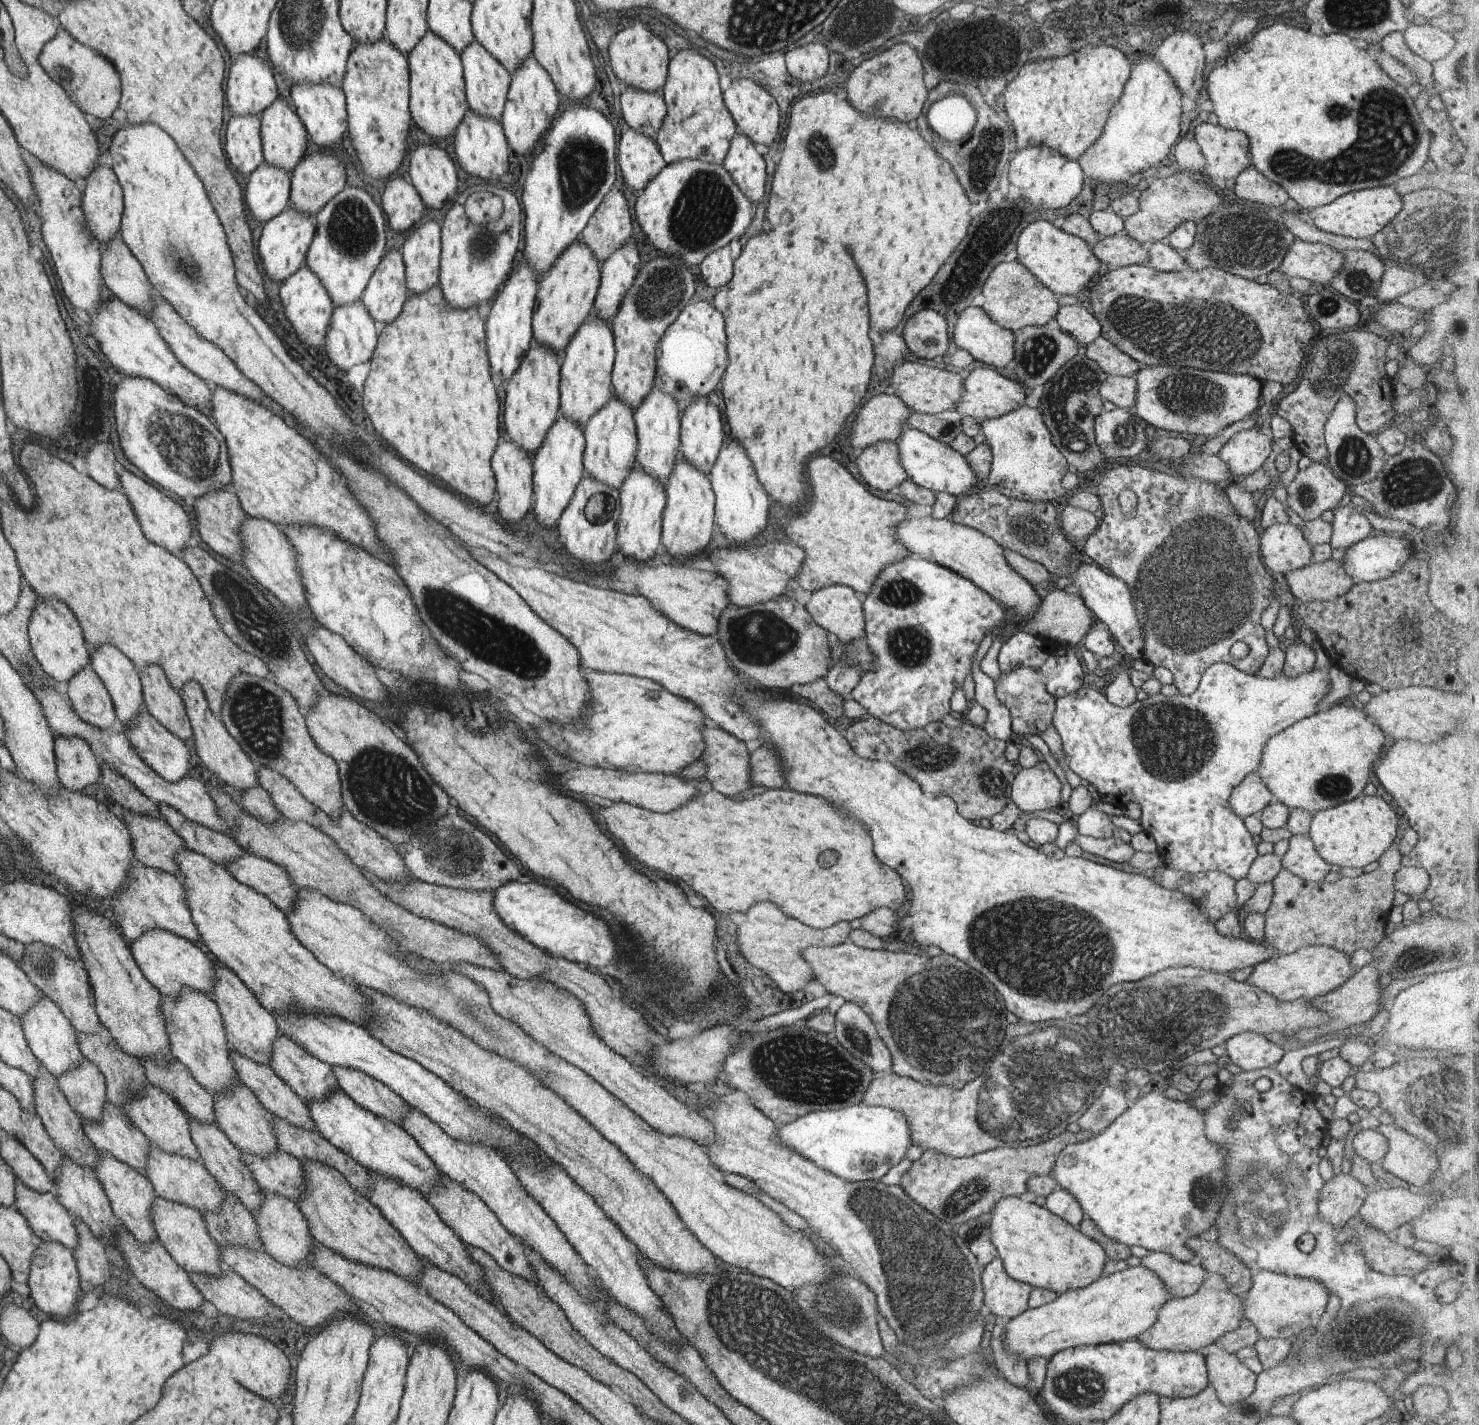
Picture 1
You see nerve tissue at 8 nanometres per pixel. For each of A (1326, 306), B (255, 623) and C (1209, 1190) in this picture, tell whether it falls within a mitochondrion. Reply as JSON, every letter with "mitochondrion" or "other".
{"A":"mitochondrion","B":"mitochondrion","C":"mitochondrion"}

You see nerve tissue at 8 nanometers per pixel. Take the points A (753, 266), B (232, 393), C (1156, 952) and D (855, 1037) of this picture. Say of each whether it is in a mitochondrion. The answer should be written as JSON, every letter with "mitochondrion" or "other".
{"A":"other","B":"other","C":"other","D":"mitochondrion"}

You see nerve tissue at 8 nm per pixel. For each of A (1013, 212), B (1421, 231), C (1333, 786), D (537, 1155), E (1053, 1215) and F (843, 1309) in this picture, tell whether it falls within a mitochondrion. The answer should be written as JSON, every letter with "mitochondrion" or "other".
{"A":"other","B":"mitochondrion","C":"mitochondrion","D":"other","E":"other","F":"mitochondrion"}

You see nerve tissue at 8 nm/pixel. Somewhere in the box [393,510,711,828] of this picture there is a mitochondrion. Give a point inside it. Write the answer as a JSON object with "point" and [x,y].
{"point":[480,635]}

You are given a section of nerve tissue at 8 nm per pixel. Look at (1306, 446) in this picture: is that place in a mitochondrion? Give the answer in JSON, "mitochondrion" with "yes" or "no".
{"mitochondrion":"no"}

